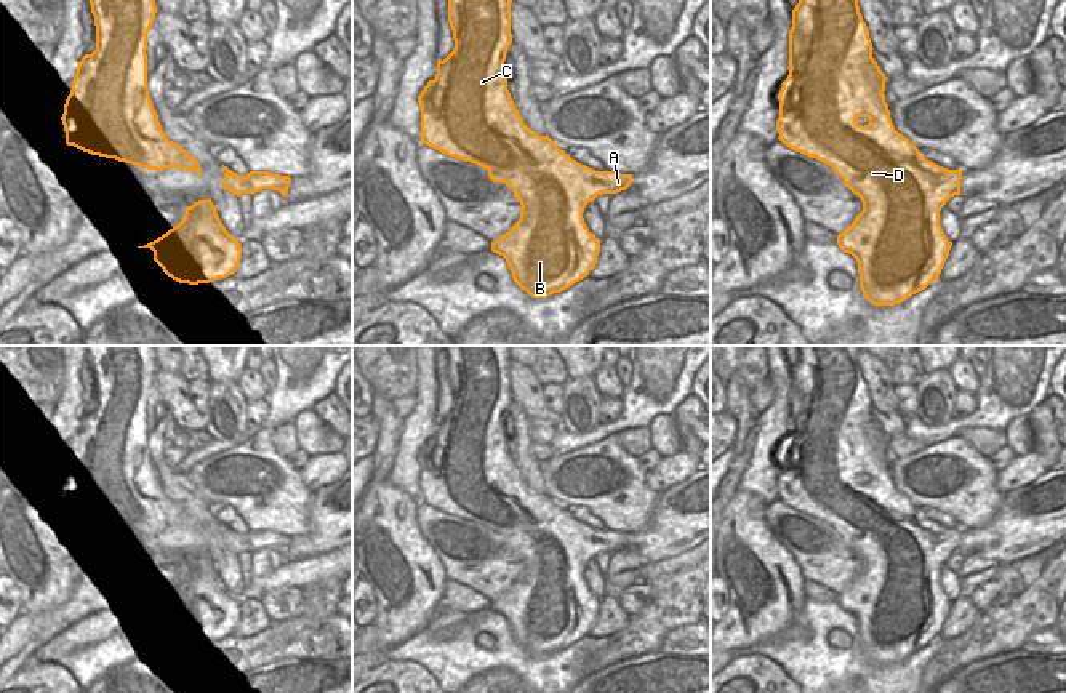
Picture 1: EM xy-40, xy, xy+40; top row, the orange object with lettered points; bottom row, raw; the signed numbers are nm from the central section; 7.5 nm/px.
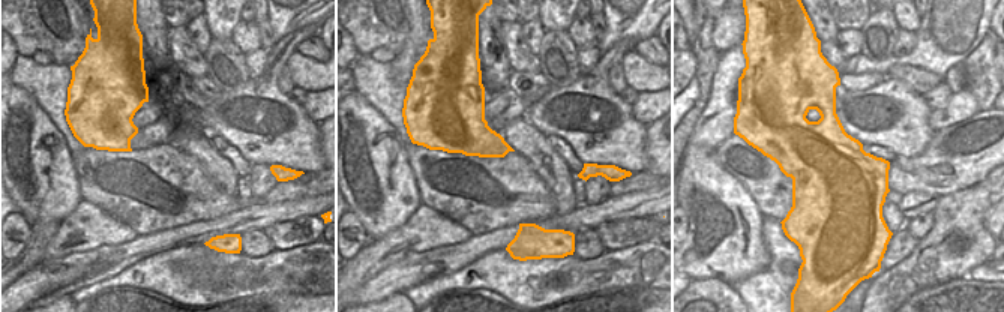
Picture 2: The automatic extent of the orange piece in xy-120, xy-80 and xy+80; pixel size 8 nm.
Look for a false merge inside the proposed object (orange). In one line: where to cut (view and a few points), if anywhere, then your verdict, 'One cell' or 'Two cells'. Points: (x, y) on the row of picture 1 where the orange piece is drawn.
No split. One cell.

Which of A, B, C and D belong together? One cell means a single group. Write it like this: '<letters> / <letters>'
A B C D

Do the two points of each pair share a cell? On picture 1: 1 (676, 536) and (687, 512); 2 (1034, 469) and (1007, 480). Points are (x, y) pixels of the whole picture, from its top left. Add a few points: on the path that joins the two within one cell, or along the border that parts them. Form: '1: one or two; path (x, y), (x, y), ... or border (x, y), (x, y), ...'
1: one; path (676, 530), (682, 519)
2: one; path (1028, 469), (1013, 476)

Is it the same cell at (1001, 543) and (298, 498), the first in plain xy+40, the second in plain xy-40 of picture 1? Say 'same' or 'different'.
different

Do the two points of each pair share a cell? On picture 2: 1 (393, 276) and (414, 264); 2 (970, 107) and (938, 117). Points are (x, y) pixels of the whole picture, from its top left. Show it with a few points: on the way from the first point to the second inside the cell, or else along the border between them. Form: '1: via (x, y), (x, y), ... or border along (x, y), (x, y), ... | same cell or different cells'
1: via (398, 276), (410, 269) | same cell
2: via (962, 107), (952, 114), (946, 114) | same cell

